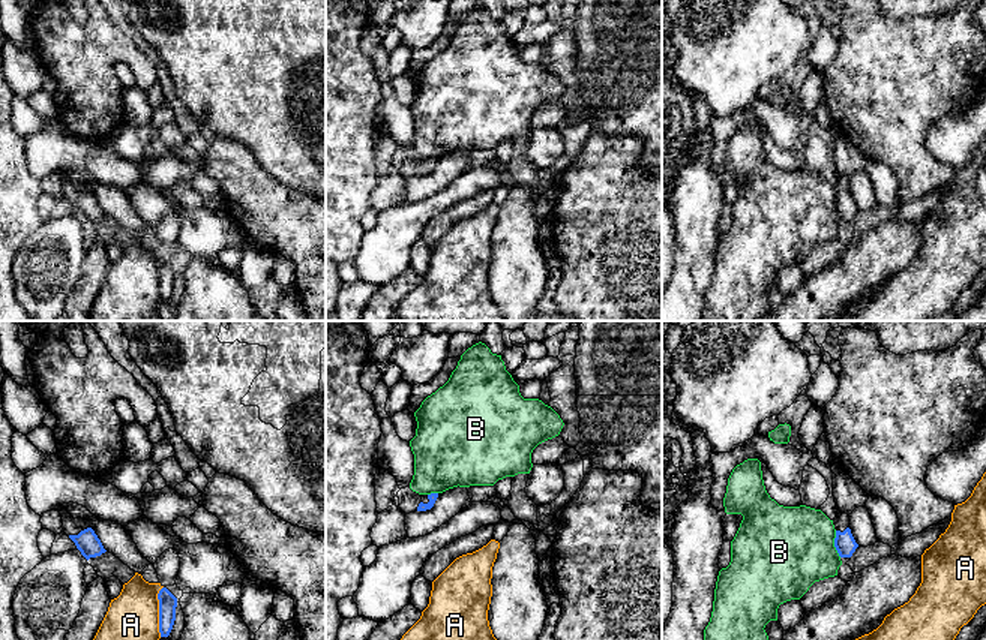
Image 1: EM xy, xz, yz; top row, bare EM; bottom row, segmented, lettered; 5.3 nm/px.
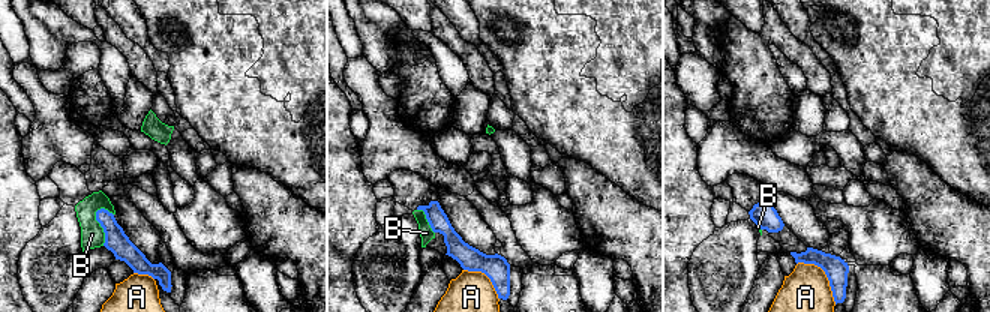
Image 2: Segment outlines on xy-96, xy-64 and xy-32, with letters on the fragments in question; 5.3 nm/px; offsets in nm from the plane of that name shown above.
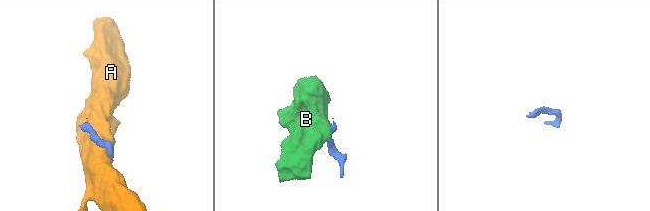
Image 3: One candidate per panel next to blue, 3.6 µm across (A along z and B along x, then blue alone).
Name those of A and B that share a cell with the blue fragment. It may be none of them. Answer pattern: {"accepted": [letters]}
{"accepted": []}

